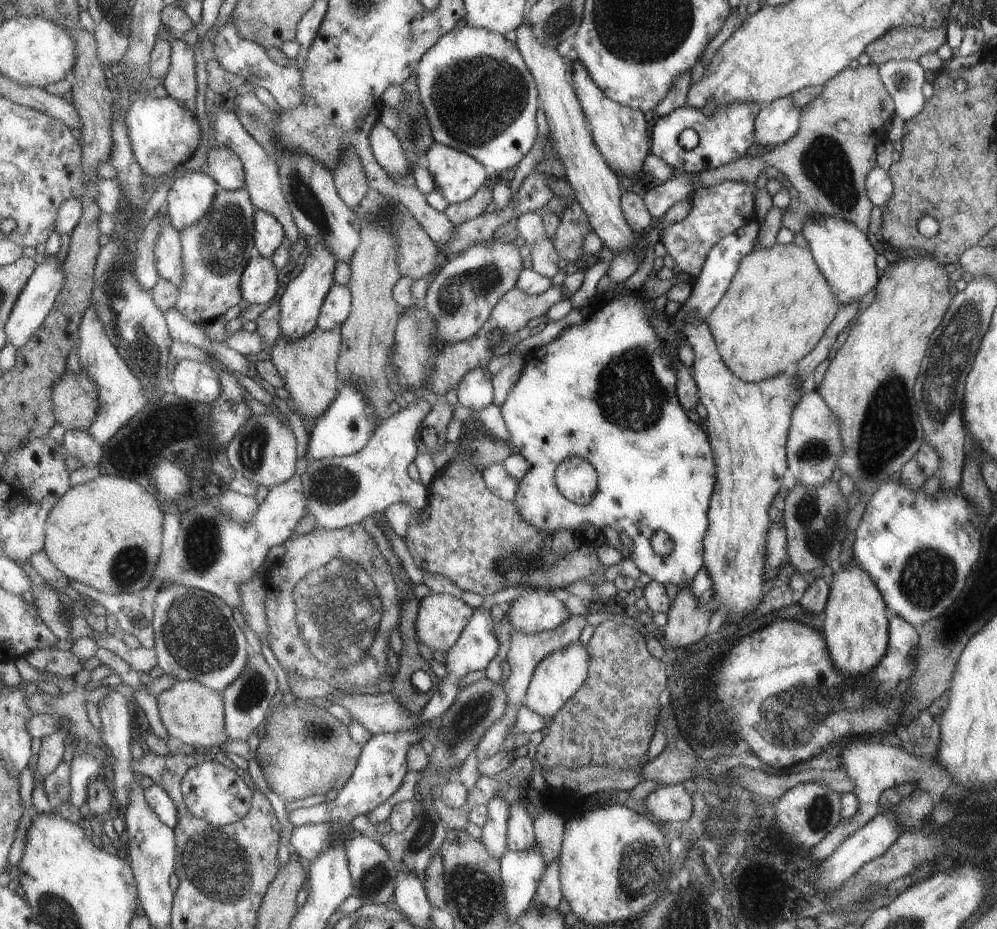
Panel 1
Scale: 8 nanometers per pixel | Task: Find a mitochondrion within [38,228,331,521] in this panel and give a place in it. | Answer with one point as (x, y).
(252, 447)

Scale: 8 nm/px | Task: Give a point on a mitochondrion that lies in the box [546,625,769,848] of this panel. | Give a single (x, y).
(703, 714)

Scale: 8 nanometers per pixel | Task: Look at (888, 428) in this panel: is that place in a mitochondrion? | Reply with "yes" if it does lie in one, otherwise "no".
yes

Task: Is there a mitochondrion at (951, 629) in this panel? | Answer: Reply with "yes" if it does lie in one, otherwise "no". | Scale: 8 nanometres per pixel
yes

